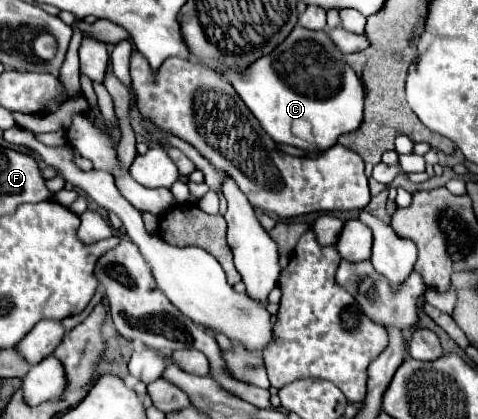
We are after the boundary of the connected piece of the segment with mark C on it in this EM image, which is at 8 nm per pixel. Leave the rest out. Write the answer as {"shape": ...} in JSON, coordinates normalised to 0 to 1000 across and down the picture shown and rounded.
{"shape":[[[615,64],[594,103],[523,155],[515,184],[490,169],[473,179],[523,270],[577,341],[611,346],[640,365],[674,365],[703,346],[711,322],[745,313],[757,294],[757,193],[724,160],[715,126],[690,103],[678,74]]]}

